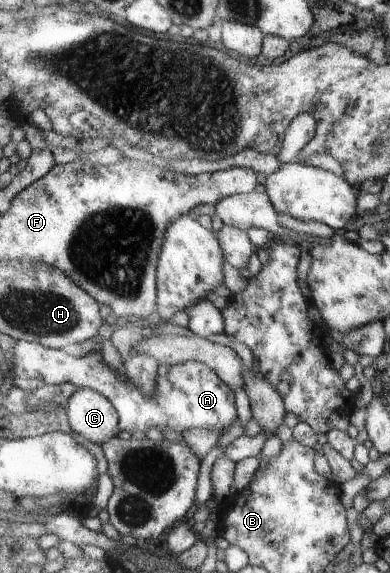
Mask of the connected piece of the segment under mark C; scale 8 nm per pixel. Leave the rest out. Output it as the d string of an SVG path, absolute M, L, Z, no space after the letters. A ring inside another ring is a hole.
M79 387L65 406L72 430L83 439L103 445L116 436L120 416L111 401L95 389Z

